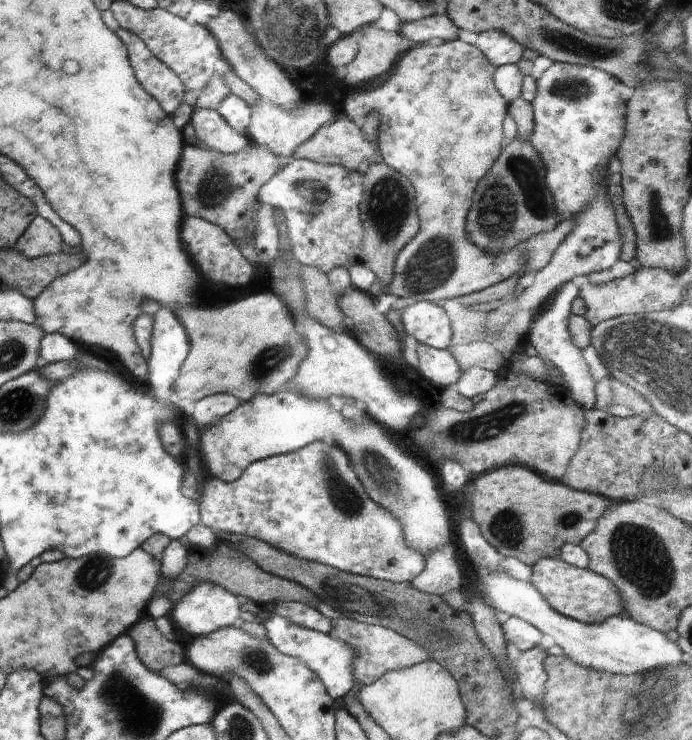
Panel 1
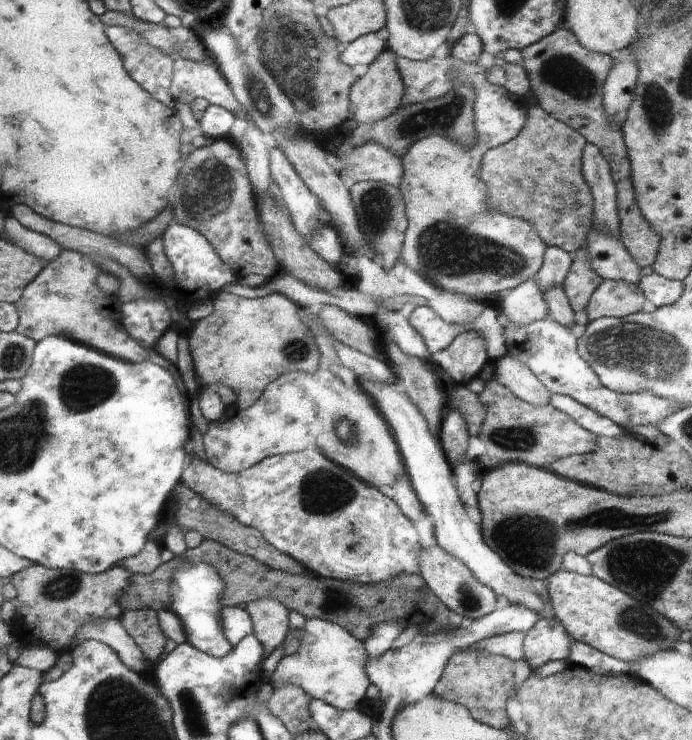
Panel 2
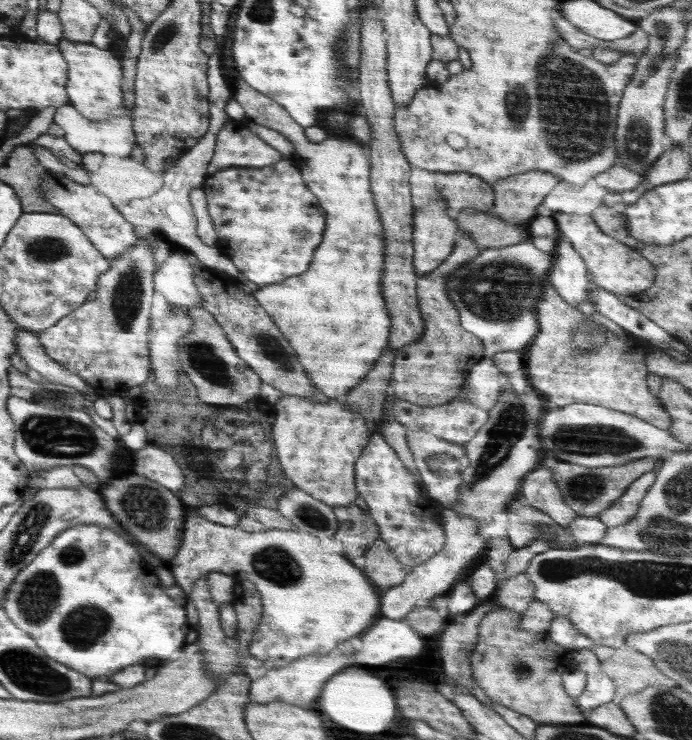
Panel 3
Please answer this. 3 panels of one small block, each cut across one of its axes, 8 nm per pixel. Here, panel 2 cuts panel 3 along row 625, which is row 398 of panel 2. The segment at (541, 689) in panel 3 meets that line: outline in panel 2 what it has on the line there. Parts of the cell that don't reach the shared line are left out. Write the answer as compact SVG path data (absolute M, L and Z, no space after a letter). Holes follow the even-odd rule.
M489 377L479 397L486 411L477 436L486 448L484 453L476 459L482 470L487 471L488 468L504 464L506 460L512 460L512 462L520 460L520 462L526 462L528 466L549 468L548 464L552 466L552 462L556 462L559 458L583 455L596 450L598 437L593 432L584 430L570 416L554 408L552 404L532 406L520 400L506 386Z

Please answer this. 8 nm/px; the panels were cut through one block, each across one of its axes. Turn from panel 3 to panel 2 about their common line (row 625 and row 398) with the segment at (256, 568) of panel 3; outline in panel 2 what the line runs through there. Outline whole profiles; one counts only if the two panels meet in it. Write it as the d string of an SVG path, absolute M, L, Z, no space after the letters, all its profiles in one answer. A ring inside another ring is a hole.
M323 367L314 374L291 372L275 378L250 408L240 410L235 406L227 409L225 417L209 422L209 431L204 434L202 442L207 462L231 475L269 456L300 452L308 446L317 448L326 458L383 492L390 490L400 474L407 474L402 468L403 458L397 441L372 398L362 390L358 381L348 388L342 379Z

